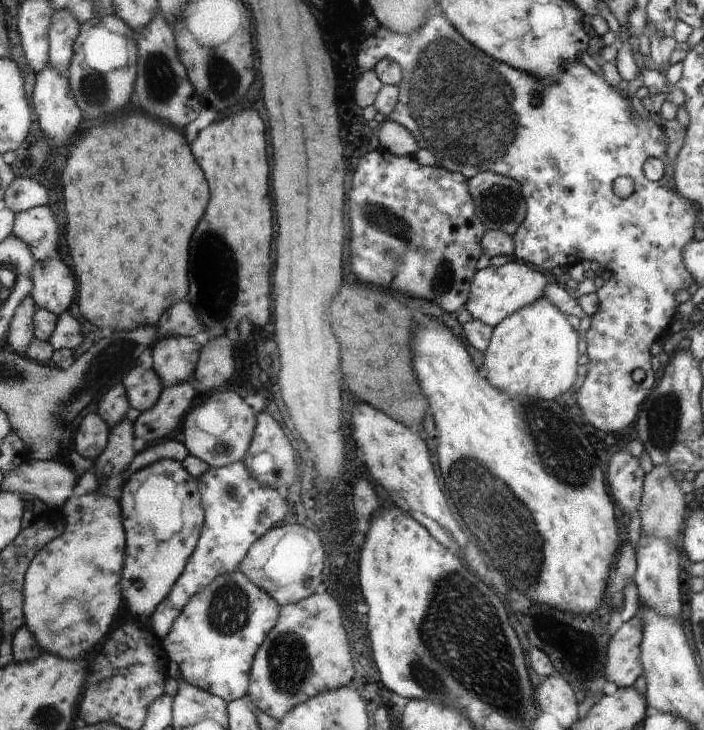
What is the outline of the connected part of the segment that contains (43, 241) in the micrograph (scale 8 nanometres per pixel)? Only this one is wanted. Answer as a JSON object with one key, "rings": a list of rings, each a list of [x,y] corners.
{"rings":[[[50,206],[18,215],[15,234],[25,240],[37,262],[58,258],[58,225]]]}

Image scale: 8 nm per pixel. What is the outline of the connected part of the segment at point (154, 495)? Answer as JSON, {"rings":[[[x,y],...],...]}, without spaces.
{"rings":[[[157,460],[154,464],[133,472],[121,491],[118,501],[125,530],[126,548],[120,576],[120,596],[124,596],[124,604],[134,619],[148,623],[158,604],[170,594],[174,583],[180,574],[183,574],[202,532],[205,512],[197,479],[188,474],[183,462],[177,460]]]}

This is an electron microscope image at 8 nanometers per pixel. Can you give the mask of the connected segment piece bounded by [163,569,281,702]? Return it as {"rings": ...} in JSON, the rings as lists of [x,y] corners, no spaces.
{"rings":[[[236,569],[234,573],[220,574],[212,585],[207,586],[203,593],[197,595],[187,605],[169,636],[163,639],[166,654],[170,660],[178,664],[182,680],[228,702],[240,699],[247,695],[254,655],[266,635],[276,626],[280,607],[275,598],[272,598],[263,587],[256,586],[256,583],[240,569]]]}

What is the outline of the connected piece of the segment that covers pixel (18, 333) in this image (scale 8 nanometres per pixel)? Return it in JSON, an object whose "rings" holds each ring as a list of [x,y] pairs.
{"rings":[[[28,297],[16,313],[12,321],[11,332],[8,335],[8,342],[16,353],[26,356],[31,342],[34,341],[34,316],[36,304],[33,298]]]}

